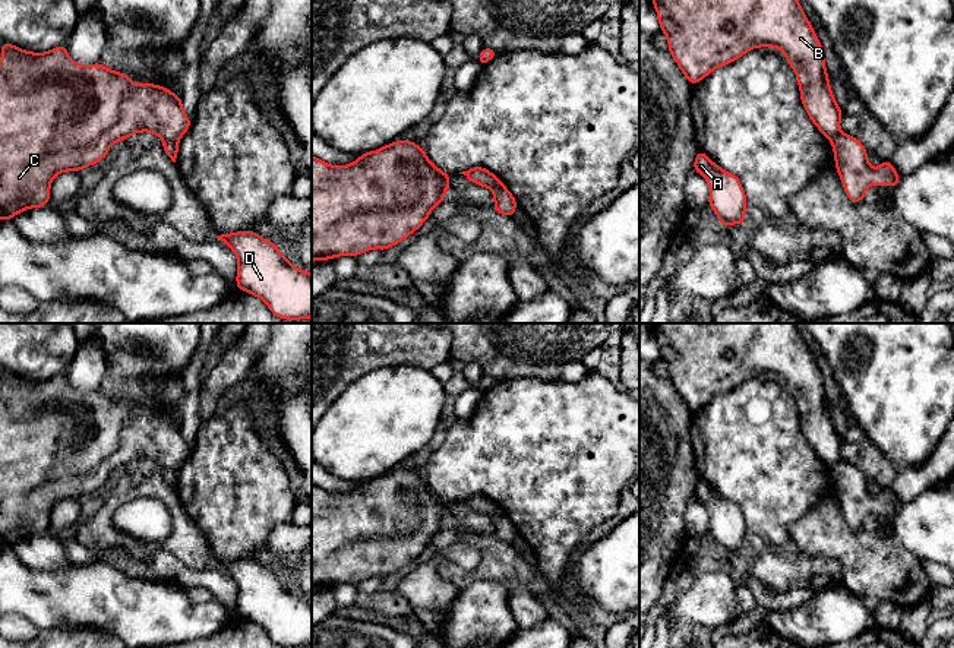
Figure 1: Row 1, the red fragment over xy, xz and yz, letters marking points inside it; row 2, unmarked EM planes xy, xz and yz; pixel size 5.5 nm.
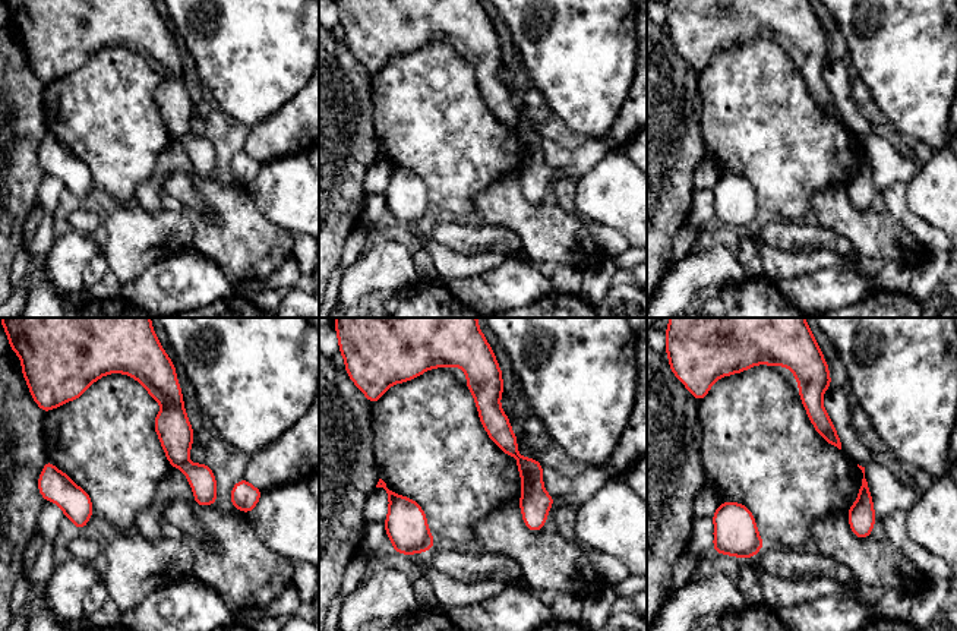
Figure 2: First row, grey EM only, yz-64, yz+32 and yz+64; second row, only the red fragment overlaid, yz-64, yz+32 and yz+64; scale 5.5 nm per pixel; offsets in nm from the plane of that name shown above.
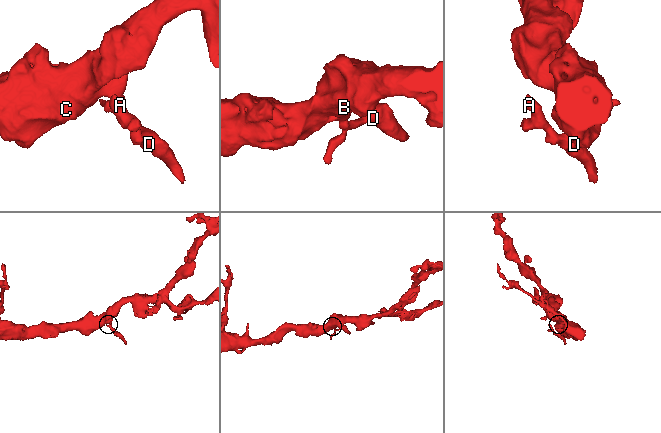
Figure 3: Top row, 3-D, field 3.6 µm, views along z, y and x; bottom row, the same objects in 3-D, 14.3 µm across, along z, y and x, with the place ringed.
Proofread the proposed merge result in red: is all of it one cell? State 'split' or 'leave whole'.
split

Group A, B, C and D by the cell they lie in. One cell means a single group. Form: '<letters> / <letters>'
A D / B C

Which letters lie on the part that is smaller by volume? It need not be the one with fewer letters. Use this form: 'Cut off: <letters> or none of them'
Cut off: A, D

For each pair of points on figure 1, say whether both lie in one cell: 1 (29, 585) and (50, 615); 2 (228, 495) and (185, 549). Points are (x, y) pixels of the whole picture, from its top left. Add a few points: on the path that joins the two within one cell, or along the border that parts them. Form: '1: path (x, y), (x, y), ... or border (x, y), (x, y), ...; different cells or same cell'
1: path (32, 593), (47, 607); same cell
2: border (180, 499), (188, 517), (204, 536), (212, 559); different cells

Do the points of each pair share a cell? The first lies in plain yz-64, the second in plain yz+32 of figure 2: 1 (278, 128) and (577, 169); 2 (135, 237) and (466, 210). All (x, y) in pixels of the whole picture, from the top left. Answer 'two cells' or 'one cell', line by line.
1: one cell
2: two cells

